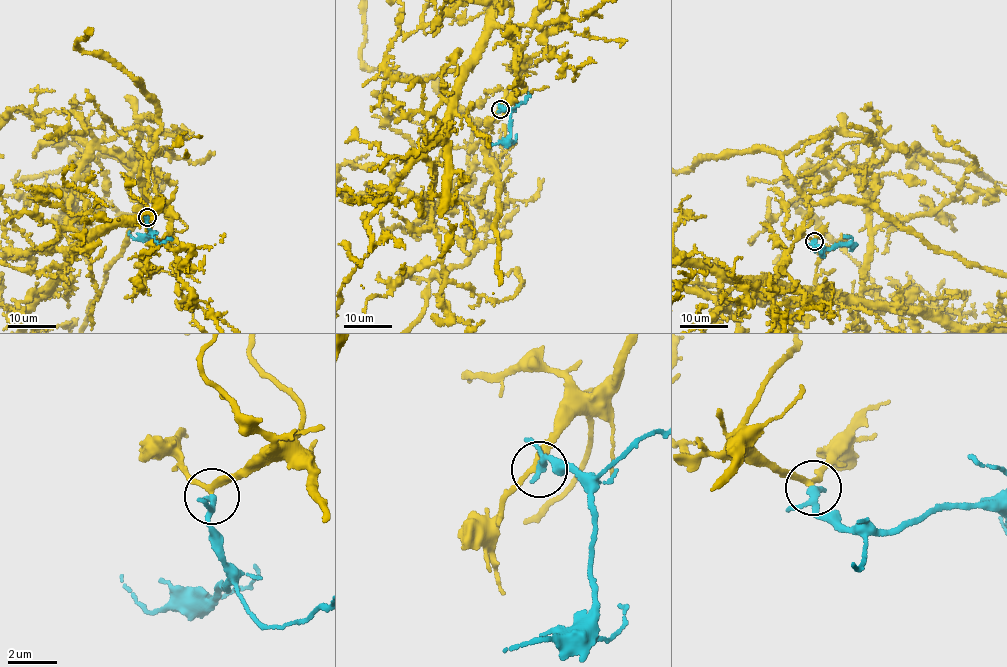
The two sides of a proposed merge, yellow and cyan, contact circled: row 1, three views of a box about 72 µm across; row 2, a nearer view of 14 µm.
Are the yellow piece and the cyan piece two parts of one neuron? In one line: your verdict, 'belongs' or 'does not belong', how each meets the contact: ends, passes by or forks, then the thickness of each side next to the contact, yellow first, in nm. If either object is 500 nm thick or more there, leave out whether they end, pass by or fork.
belongs; yellow passes by; cyan passes by; calibres 220 and 220 nm

